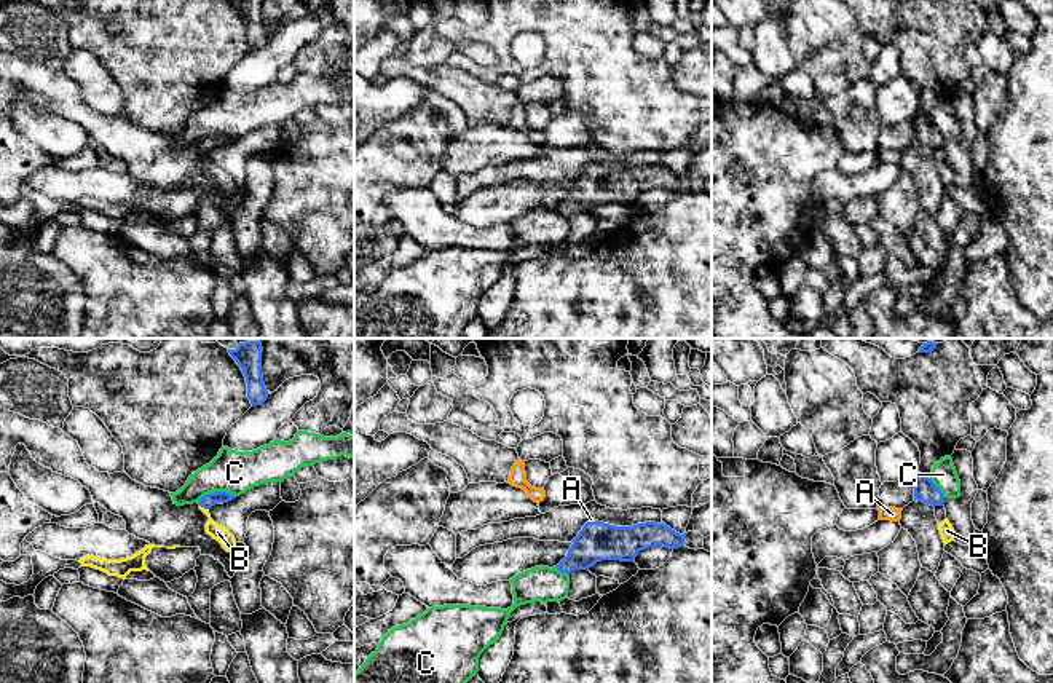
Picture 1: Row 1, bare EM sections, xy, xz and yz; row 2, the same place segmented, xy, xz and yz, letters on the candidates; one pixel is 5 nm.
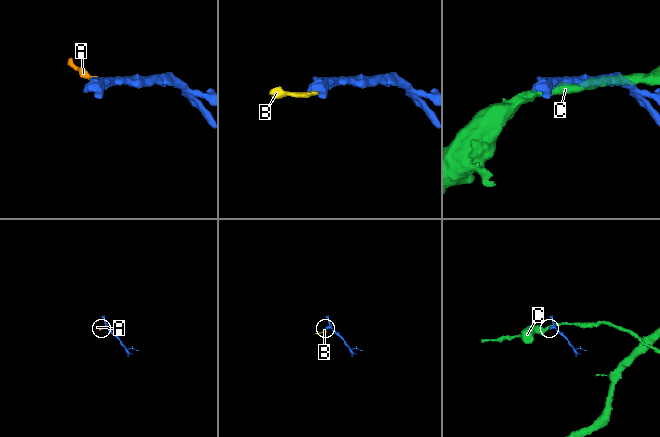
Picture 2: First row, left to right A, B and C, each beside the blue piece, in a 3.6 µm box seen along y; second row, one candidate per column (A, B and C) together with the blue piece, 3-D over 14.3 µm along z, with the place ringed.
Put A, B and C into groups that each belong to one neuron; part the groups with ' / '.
A B / C

